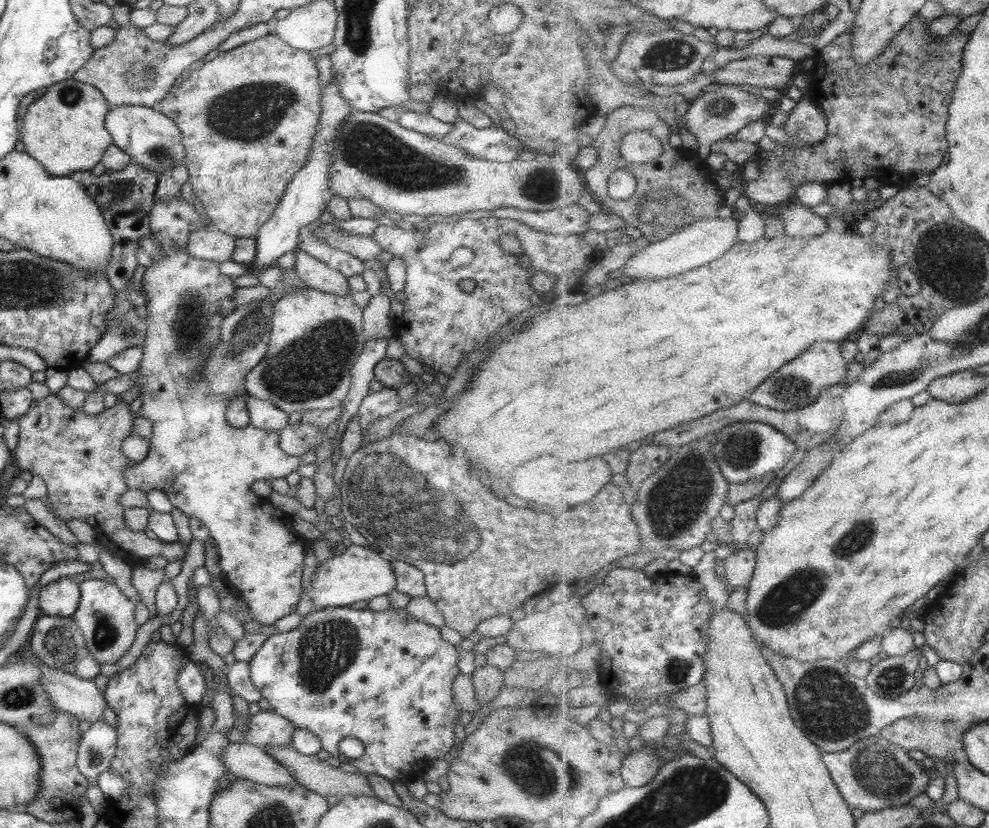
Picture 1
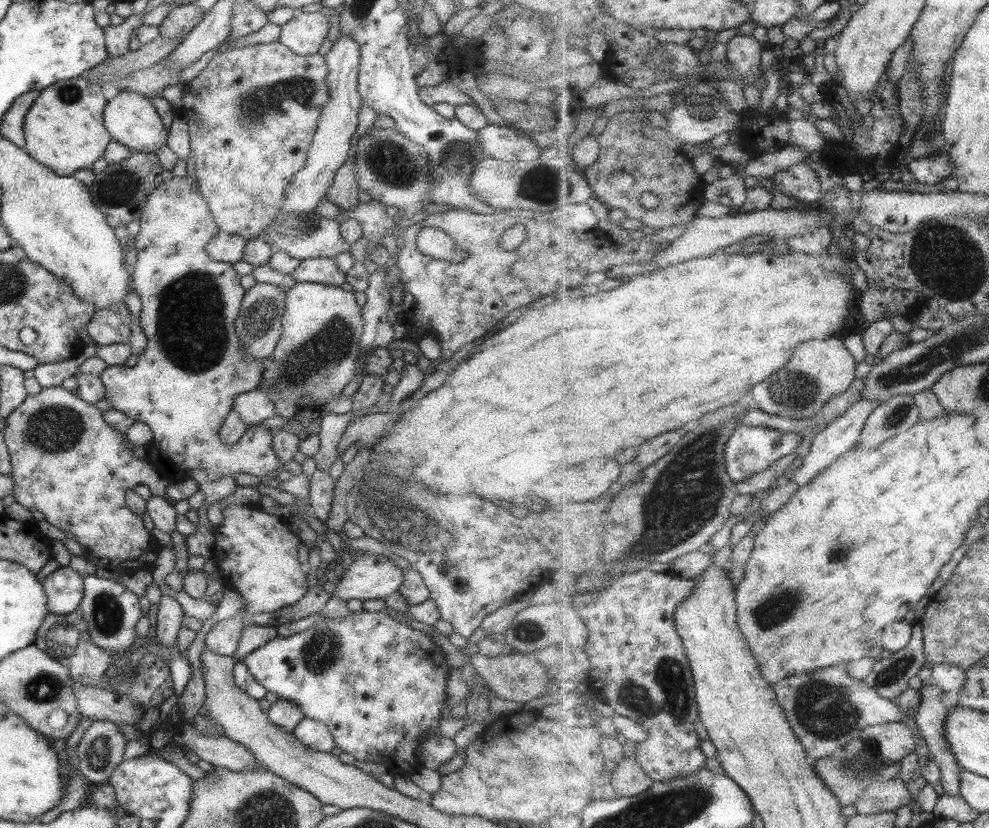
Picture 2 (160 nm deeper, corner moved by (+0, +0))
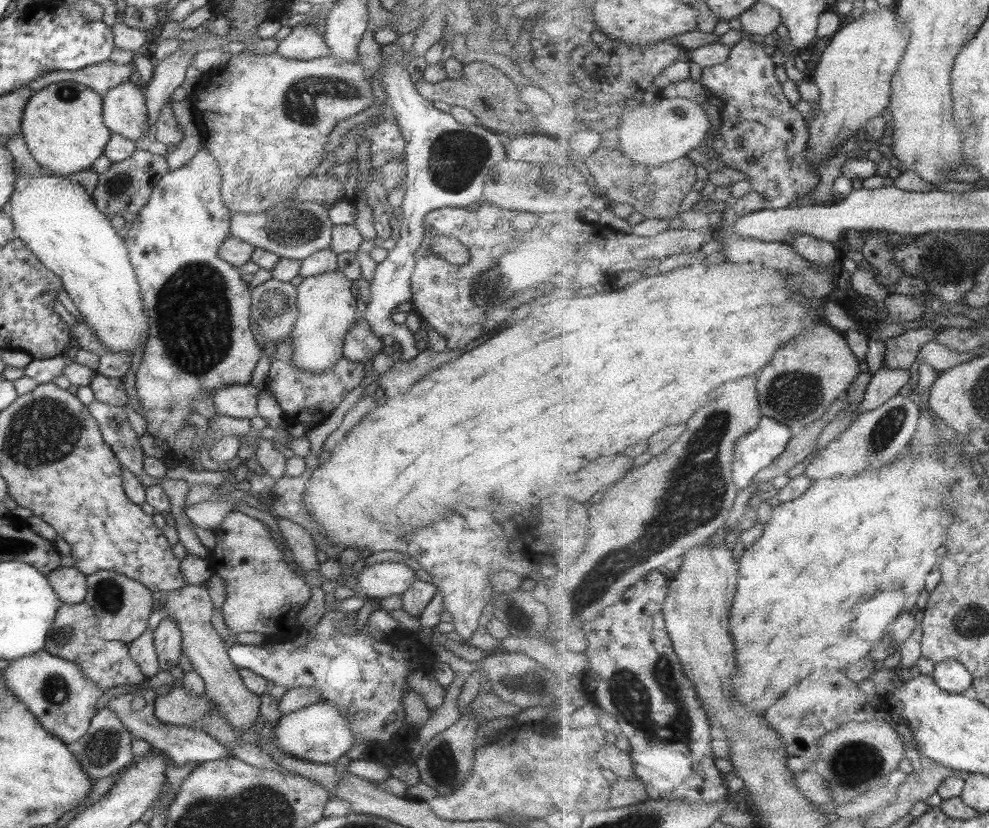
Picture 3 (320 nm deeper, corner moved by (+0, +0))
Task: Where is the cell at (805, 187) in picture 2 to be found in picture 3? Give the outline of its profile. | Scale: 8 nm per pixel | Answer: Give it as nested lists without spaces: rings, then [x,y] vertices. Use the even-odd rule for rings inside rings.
[[[743,36],[732,47],[731,58],[727,63],[703,69],[700,84],[725,94],[725,99],[719,107],[720,126],[715,127],[716,133],[710,141],[705,139],[700,144],[698,148],[700,153],[692,153],[689,157],[696,165],[701,165],[710,172],[731,167],[748,174],[752,190],[765,197],[767,209],[777,209],[789,207],[795,199],[802,198],[815,190],[819,186],[819,173],[817,168],[814,168],[814,164],[808,162],[804,156],[810,139],[807,118],[801,116],[801,112],[785,96],[785,84],[777,79],[777,64],[774,63],[772,55],[769,56],[769,52],[763,50],[763,47],[764,43],[760,38],[747,39]]]

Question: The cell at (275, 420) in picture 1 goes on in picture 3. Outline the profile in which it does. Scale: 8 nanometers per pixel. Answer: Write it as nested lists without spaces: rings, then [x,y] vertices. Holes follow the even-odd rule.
[[[249,383],[228,384],[216,388],[212,394],[215,414],[247,419],[257,416],[256,396],[258,392]]]

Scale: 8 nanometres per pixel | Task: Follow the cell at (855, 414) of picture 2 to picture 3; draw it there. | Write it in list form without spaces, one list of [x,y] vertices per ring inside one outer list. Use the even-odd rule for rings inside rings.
[[[882,366],[872,376],[872,381],[866,390],[865,398],[858,405],[858,409],[855,410],[857,413],[855,413],[851,419],[851,424],[845,430],[849,430],[853,422],[861,414],[865,414],[864,412],[871,412],[871,410],[875,410],[882,404],[885,404],[890,398],[897,396],[899,390],[909,384],[909,380],[911,380],[911,376],[909,376],[908,370]]]

